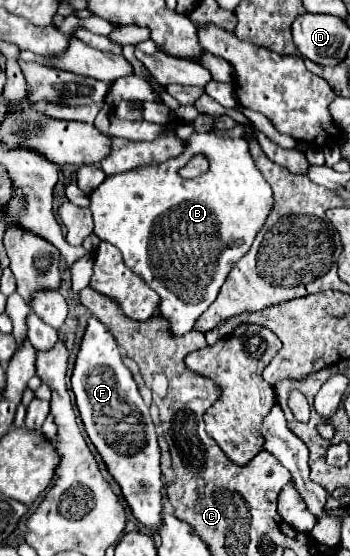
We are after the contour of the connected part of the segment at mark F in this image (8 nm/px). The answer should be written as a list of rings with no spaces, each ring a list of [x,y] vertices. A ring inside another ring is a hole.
[[[89,318],[89,326],[85,330],[75,360],[71,384],[85,430],[93,446],[101,454],[105,468],[121,486],[121,492],[133,516],[149,530],[159,530],[165,488],[159,468],[159,430],[151,420],[149,406],[143,402],[131,372],[121,360],[121,352],[115,338],[97,318]]]

